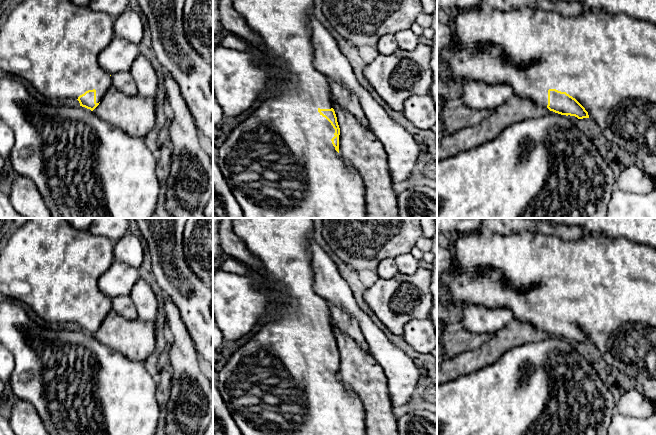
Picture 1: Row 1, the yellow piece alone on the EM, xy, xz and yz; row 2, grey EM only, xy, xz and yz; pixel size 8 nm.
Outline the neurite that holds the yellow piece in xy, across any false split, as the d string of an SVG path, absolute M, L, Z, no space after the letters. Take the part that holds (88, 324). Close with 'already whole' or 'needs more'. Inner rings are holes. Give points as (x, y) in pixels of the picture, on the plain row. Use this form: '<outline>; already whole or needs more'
M28 218L20 227L8 235L7 243L0 252L0 293L7 299L18 300L27 304L40 318L51 323L77 323L80 330L93 335L111 310L111 300L98 287L98 279L115 261L113 254L114 243L109 239L92 234L89 230L75 229L66 218Z; needs more

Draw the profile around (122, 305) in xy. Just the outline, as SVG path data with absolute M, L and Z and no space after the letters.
M129 295L118 296L114 299L111 299L111 309L114 310L119 315L123 316L129 320L135 320L138 317L135 306L133 305Z

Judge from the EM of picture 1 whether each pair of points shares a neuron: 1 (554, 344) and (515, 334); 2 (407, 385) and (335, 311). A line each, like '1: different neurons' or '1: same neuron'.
1: different neurons
2: different neurons

